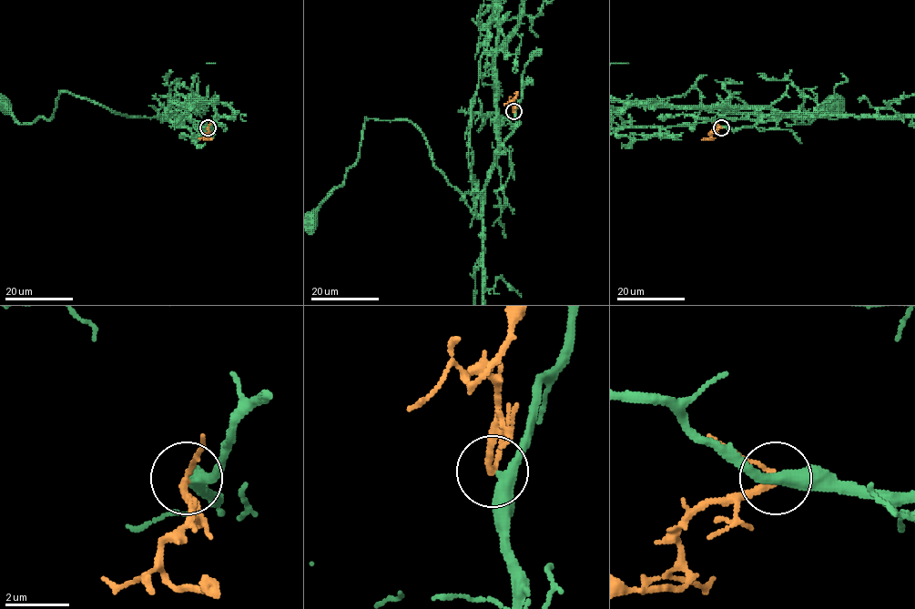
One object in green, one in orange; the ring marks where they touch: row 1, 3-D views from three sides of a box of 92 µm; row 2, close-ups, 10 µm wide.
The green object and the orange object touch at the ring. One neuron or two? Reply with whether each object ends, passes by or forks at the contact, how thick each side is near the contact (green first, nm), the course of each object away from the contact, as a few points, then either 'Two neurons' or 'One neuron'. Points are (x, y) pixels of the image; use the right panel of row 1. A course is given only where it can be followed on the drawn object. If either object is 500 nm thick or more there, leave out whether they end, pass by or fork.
At the ring green passes by. At the ring orange passes by. Thickness 360 nm (green) against 180 nm. Course of green: (720, 127), (825, 113), (740, 113), (729, 92), (772, 119), (808, 124), (833, 106). Course of orange: (720, 127), (710, 133), (711, 137), (702, 140). One neuron

